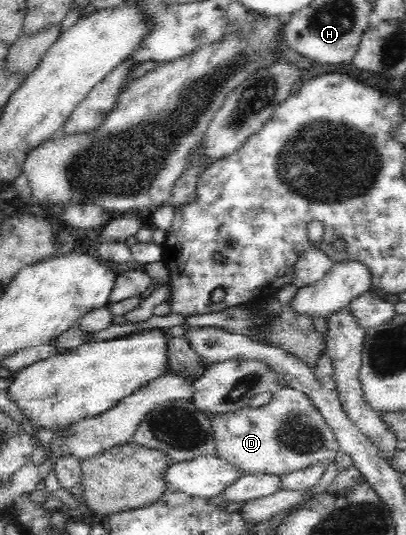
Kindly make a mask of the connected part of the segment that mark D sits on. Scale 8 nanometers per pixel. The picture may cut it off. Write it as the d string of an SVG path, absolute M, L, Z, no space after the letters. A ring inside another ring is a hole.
M289 386L273 394L270 403L259 409L251 409L249 414L236 410L228 415L230 423L215 420L210 423L214 431L215 454L217 458L231 463L231 466L242 469L243 474L268 473L282 476L316 464L331 464L340 452L336 435L309 396Z

